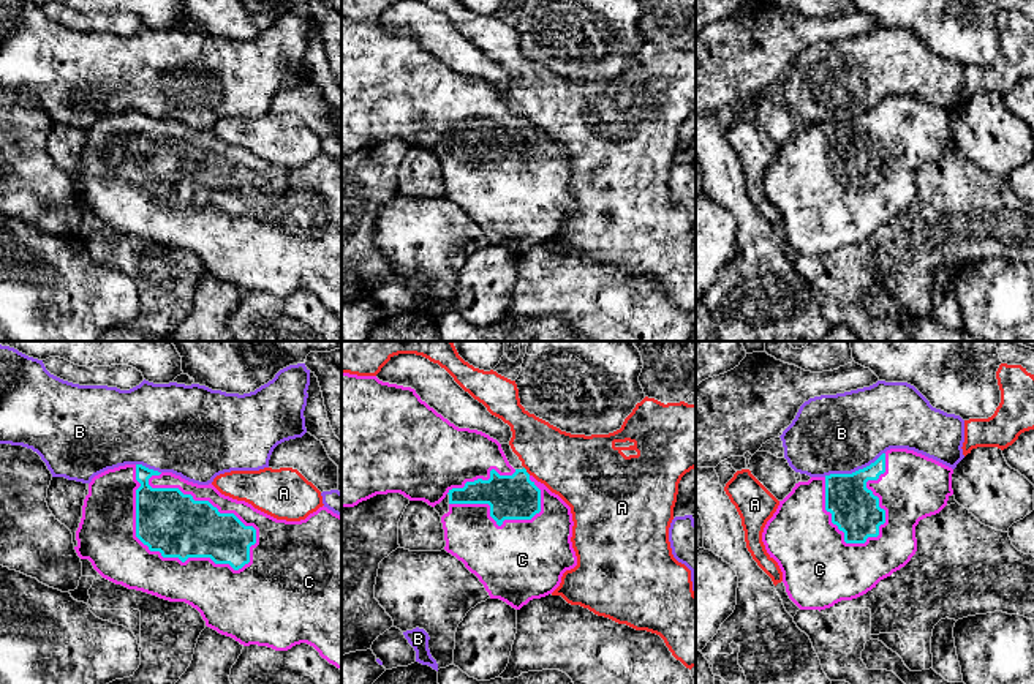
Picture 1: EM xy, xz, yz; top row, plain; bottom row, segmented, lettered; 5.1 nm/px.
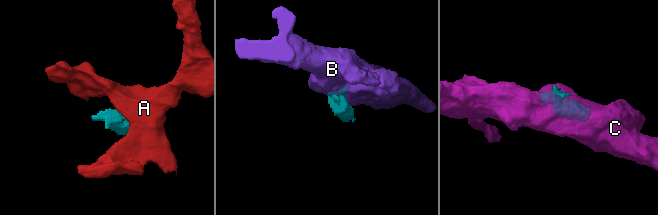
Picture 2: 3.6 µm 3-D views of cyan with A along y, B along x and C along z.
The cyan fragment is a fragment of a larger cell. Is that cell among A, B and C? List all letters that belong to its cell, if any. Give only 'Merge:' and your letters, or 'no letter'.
Merge: C

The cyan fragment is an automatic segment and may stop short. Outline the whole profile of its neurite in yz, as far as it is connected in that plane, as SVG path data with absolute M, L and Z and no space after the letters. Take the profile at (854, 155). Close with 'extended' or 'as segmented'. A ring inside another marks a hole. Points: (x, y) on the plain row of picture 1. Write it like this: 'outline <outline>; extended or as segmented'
outline M890 95L852 120L798 128L767 167L762 188L800 256L825 256L857 245L904 213L917 197L915 172L939 160L952 136L953 115L908 95Z; extended

